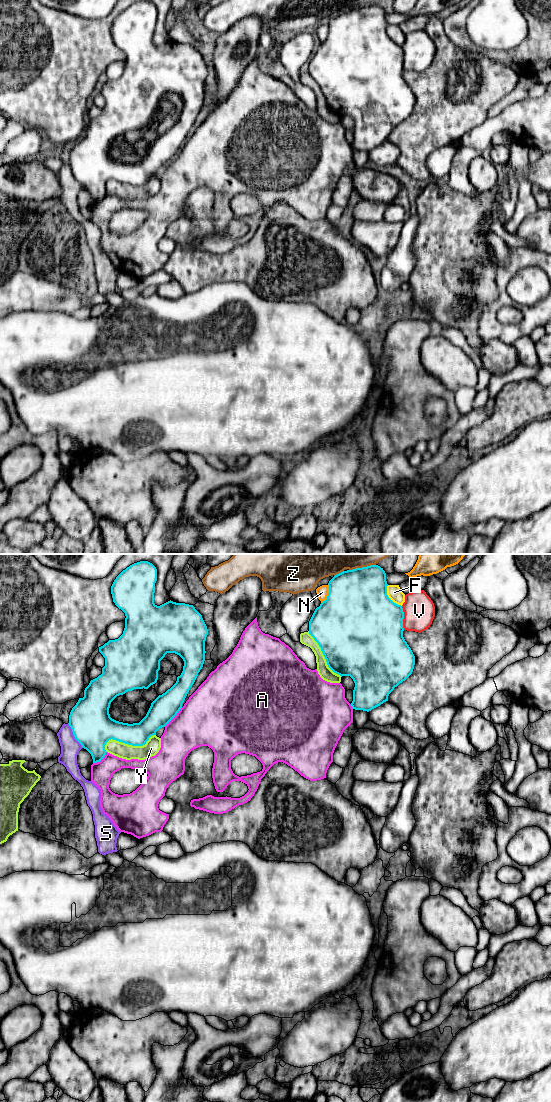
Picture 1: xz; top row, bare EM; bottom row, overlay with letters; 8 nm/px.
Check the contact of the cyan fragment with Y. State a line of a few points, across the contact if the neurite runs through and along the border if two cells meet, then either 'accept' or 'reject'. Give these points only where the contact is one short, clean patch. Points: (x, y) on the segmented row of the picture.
accept

